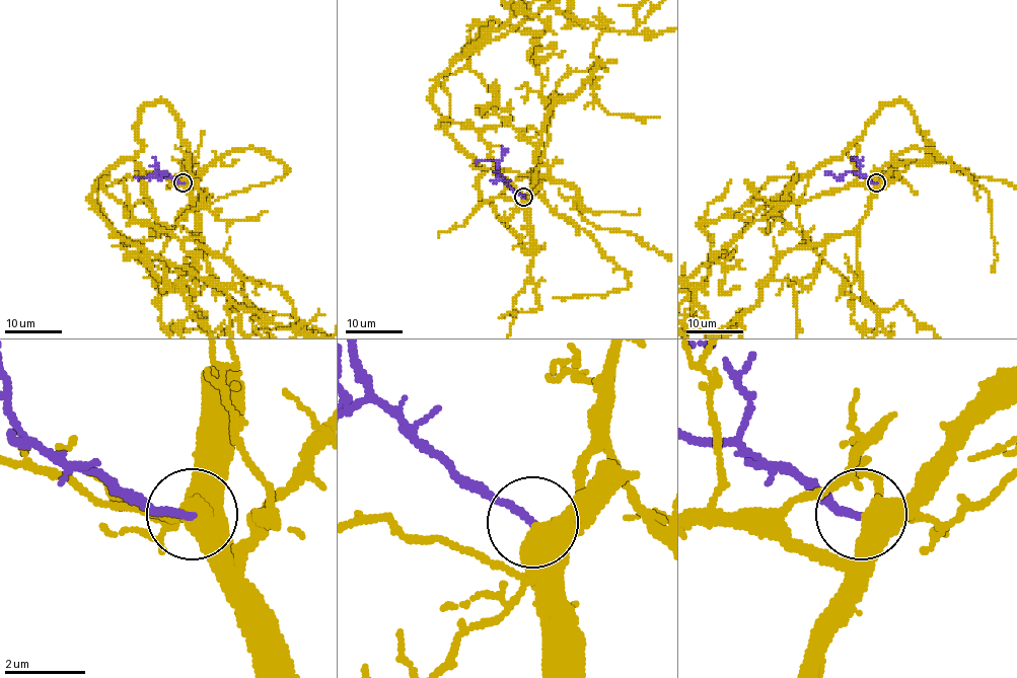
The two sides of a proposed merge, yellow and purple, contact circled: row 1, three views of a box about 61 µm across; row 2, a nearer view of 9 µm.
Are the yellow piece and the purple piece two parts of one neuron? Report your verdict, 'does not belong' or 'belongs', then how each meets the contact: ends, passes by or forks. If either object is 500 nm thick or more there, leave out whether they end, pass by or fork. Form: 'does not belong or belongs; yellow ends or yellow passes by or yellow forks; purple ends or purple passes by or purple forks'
belongs; yellow passes by; purple ends

